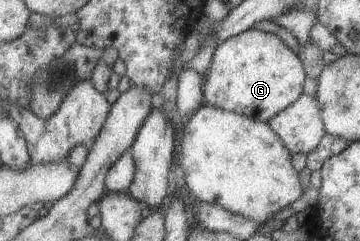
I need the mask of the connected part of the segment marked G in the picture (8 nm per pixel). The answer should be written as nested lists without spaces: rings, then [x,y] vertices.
[[[249,28],[218,43],[212,54],[209,70],[203,78],[201,89],[205,105],[245,115],[255,121],[266,122],[270,117],[291,105],[302,93],[306,78],[302,63],[277,35]]]

